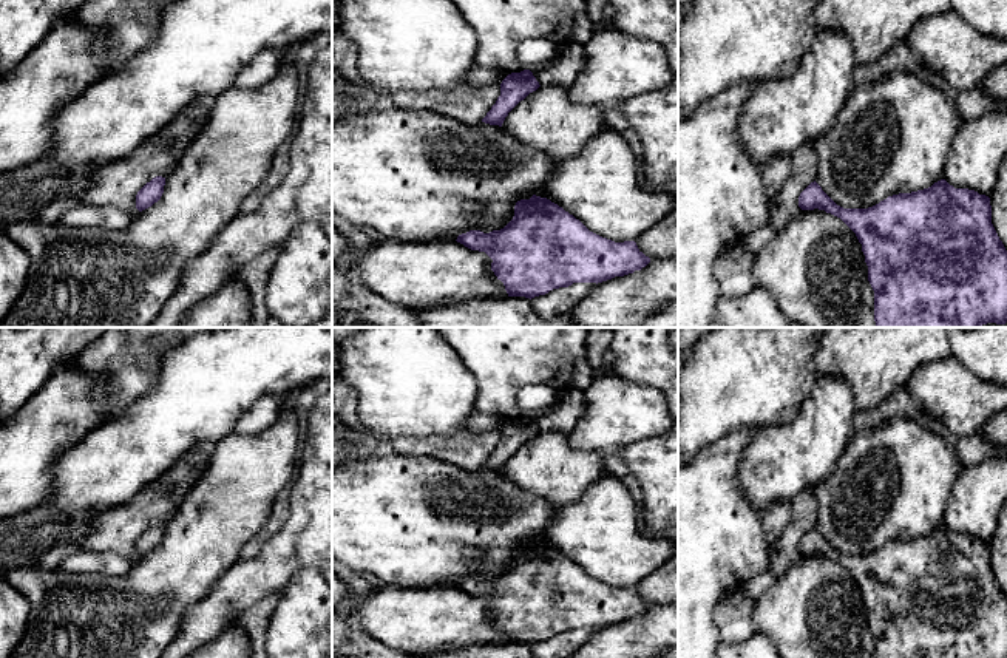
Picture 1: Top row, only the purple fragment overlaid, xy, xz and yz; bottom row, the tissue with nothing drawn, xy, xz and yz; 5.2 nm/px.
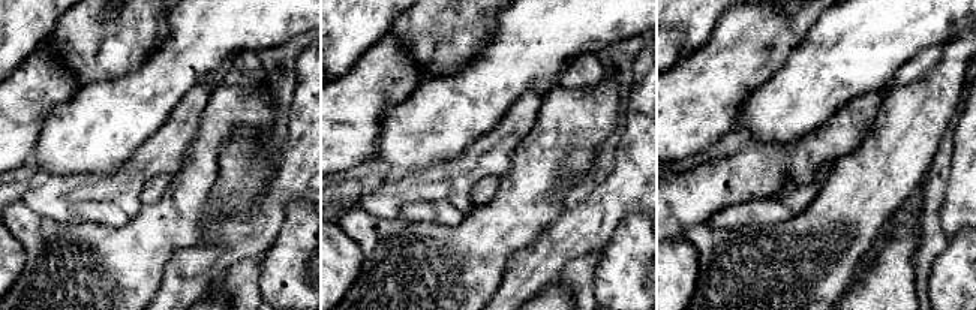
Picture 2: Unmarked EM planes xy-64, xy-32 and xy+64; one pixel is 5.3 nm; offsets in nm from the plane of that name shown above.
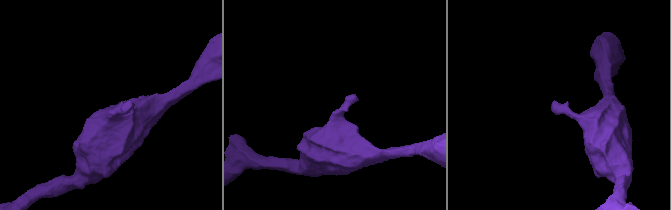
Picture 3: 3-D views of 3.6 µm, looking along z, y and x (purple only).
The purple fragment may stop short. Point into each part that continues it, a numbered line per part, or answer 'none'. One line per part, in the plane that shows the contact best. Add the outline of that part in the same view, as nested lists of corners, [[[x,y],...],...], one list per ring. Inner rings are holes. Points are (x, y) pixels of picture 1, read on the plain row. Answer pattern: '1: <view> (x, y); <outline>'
none

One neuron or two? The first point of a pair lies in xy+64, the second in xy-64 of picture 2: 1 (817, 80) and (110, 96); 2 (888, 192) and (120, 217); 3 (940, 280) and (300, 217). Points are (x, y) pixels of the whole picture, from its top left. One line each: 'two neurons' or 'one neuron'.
1: one neuron
2: two neurons
3: one neuron

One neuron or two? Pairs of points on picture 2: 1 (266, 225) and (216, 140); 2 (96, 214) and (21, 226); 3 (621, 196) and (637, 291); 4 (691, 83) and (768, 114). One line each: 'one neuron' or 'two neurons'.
1: two neurons
2: two neurons
3: two neurons
4: two neurons

